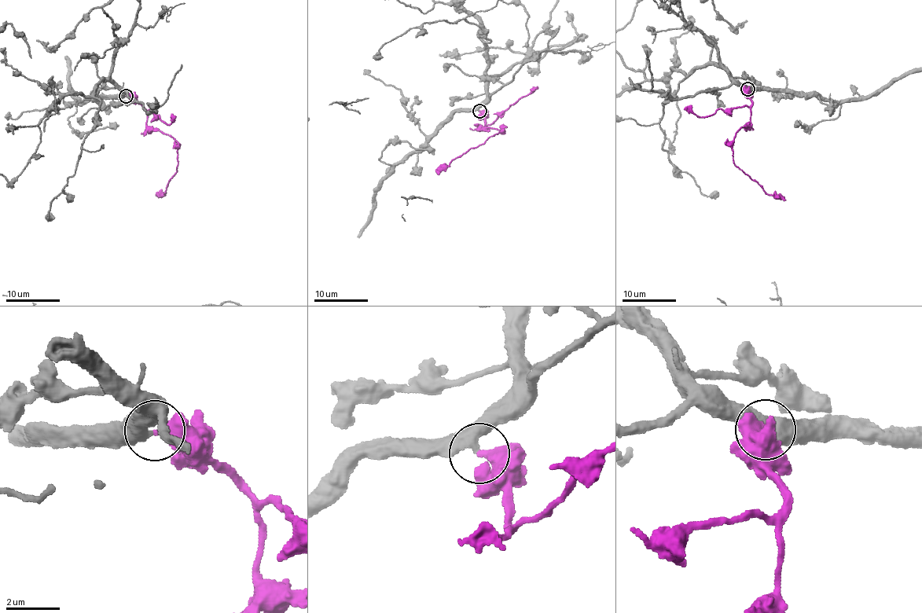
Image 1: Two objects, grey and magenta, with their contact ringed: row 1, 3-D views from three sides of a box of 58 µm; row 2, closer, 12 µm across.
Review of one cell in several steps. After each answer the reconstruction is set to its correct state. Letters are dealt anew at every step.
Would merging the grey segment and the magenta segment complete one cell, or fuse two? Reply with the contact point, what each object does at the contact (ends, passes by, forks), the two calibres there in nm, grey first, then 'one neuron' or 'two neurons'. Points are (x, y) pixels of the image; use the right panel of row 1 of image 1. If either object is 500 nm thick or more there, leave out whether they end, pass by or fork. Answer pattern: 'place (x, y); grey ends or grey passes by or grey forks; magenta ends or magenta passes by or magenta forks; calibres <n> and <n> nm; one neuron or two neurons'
place (747, 89); grey passes by; magenta ends; calibres 380 and 420 nm; one neuron

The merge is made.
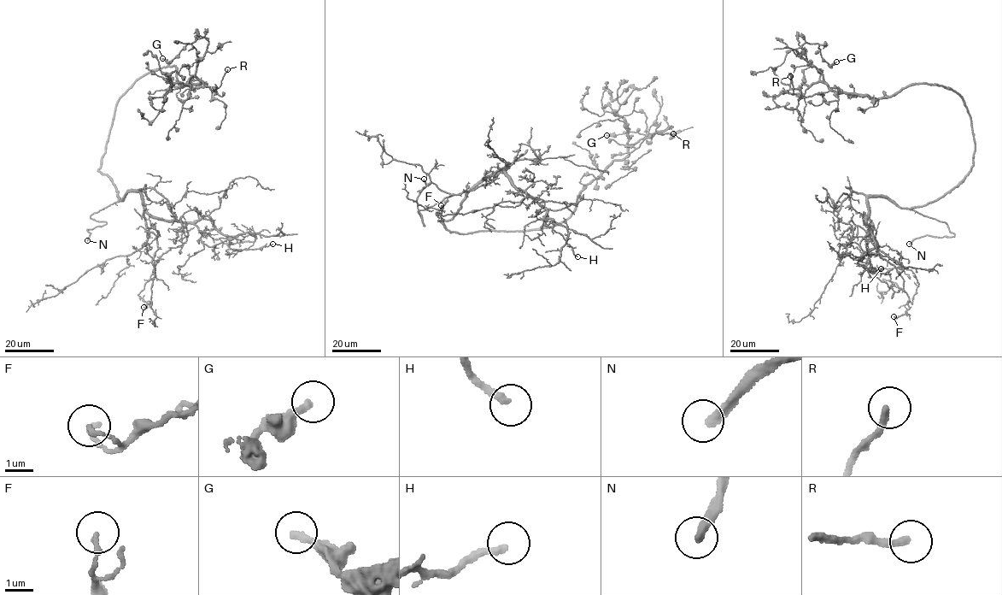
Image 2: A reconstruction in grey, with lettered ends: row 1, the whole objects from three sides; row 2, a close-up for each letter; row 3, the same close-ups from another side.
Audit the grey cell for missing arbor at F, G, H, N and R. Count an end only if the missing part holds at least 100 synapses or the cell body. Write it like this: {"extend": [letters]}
{"extend": ["N"]}

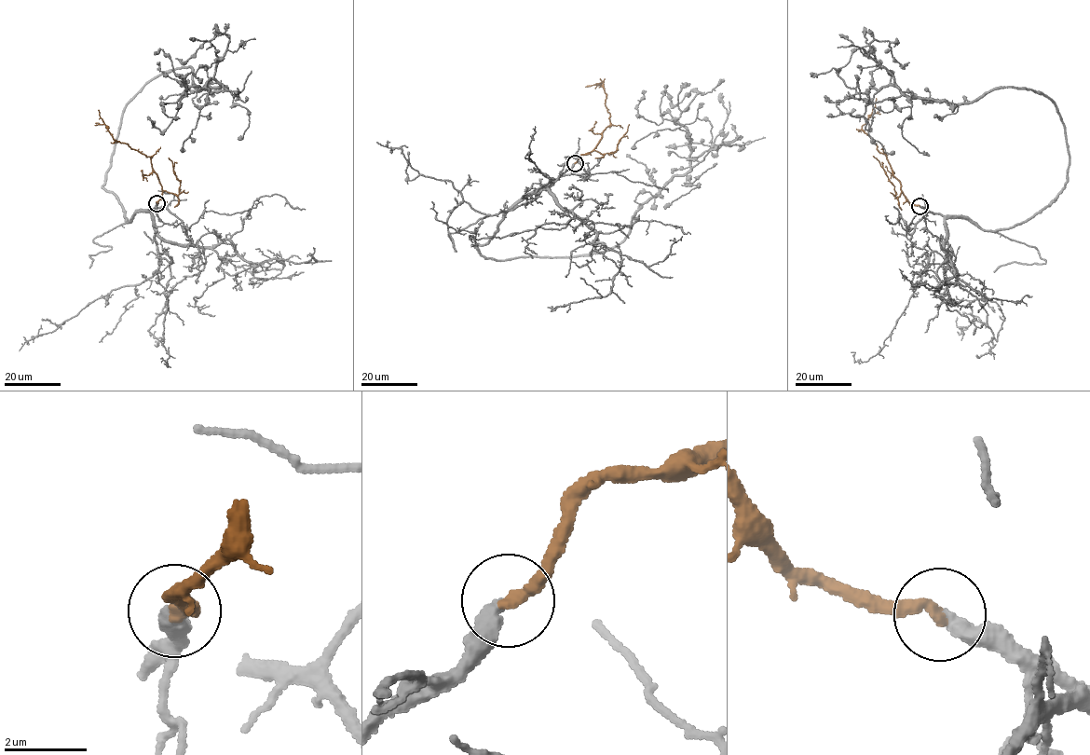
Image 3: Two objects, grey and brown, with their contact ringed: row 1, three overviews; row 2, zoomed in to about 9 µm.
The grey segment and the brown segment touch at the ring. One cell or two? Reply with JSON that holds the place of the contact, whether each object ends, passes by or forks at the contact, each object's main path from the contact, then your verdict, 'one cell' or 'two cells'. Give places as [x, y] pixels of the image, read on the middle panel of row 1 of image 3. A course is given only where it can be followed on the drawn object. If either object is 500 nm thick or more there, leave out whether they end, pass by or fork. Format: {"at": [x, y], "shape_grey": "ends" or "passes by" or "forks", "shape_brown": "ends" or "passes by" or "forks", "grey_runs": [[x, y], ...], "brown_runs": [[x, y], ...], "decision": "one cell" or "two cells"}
{"at": [575, 163], "shape_grey": "ends", "shape_brown": "ends", "grey_runs": [[575, 163], [508, 212], [482, 254], [621, 242], [690, 169], [677, 118], [697, 91], [669, 102]], "brown_runs": [[575, 163], [581, 155], [597, 146], [610, 122], [602, 82], [598, 83]], "decision": "one cell"}

